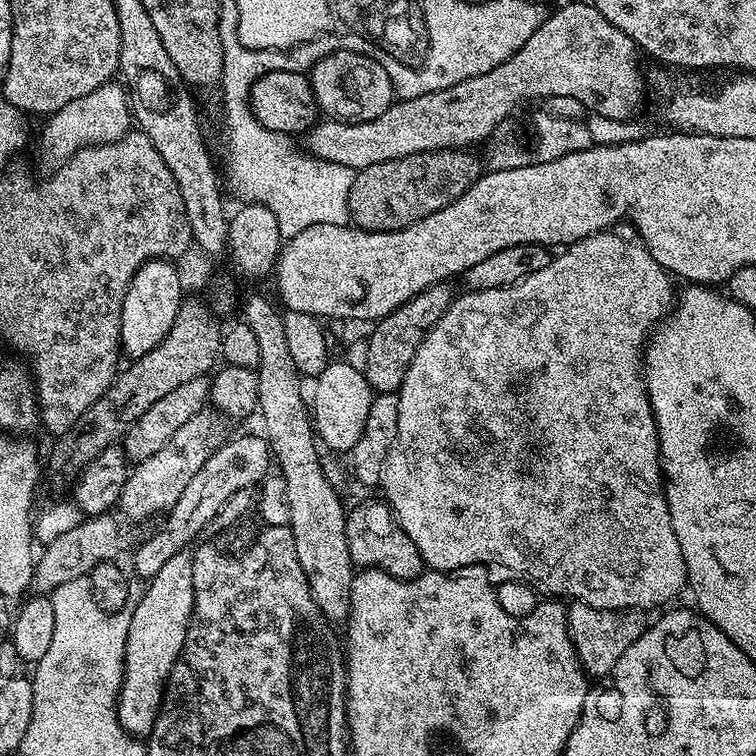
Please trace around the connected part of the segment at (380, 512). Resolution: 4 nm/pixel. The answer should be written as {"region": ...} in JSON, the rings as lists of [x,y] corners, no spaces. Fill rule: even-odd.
{"region":[[[379,499],[368,500],[344,517],[346,522],[346,546],[350,546],[350,558],[357,569],[380,568],[386,574],[399,580],[413,580],[426,571],[418,546],[410,542],[410,534],[402,530],[396,516],[387,503]]]}

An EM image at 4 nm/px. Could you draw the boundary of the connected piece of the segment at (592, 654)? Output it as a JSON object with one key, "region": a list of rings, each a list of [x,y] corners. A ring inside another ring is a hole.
{"region":[[[572,600],[567,605],[568,633],[580,659],[585,673],[589,677],[611,677],[614,666],[618,666],[618,658],[638,642],[638,638],[649,626],[649,621],[644,620],[645,613],[640,610],[617,610],[614,608],[595,608],[581,600]]]}

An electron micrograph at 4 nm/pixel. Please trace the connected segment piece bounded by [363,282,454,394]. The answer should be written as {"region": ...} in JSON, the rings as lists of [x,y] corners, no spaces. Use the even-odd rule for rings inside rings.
{"region":[[[445,282],[435,284],[410,298],[402,306],[398,306],[390,314],[386,314],[371,325],[372,333],[366,336],[367,359],[363,369],[366,382],[373,393],[399,393],[402,382],[406,378],[406,370],[410,362],[414,362],[414,354],[418,346],[426,338],[426,334],[437,324],[454,299],[453,285]]]}

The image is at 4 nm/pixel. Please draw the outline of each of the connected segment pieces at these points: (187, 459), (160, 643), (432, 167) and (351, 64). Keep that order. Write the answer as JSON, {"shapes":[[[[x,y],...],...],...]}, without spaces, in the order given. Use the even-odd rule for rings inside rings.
{"shapes":[[[[205,410],[194,414],[194,418],[186,418],[182,427],[171,436],[170,442],[158,450],[158,454],[150,454],[150,458],[139,461],[129,471],[120,495],[119,511],[124,511],[132,520],[148,520],[159,512],[159,516],[167,513],[181,497],[182,490],[189,485],[190,478],[201,470],[212,452],[225,442],[224,424],[225,417],[216,410]]],[[[187,551],[178,552],[162,565],[162,570],[147,581],[142,602],[130,618],[124,655],[124,681],[116,699],[116,717],[124,731],[133,738],[147,737],[151,732],[160,704],[164,701],[164,685],[186,642],[188,623],[194,606],[192,557]]],[[[423,152],[359,169],[352,176],[348,215],[351,223],[364,232],[393,232],[442,210],[450,203],[452,192],[444,192],[444,156],[430,156]]],[[[340,50],[322,58],[310,69],[314,98],[320,103],[320,111],[329,120],[343,120],[345,124],[357,124],[378,118],[394,103],[390,74],[378,66],[373,56],[354,54]]]]}

